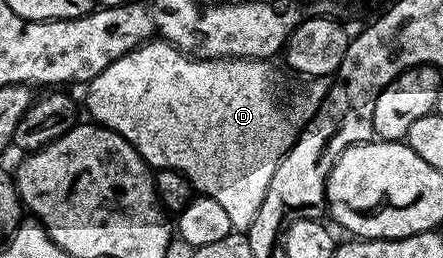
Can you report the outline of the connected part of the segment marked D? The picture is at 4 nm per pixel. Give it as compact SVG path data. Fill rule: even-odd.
M158 38L149 40L145 44L140 44L129 54L117 58L113 66L105 66L97 78L93 78L86 85L87 88L87 108L91 111L90 119L96 124L103 125L104 128L113 130L121 134L139 152L139 156L152 169L158 170L168 168L177 170L186 180L191 183L192 189L198 195L208 196L217 200L218 205L222 205L232 223L234 231L246 233L249 226L253 226L253 218L257 218L257 210L261 210L261 202L265 202L265 190L269 190L269 182L273 179L273 170L281 162L281 158L293 146L293 142L299 136L299 131L317 114L321 102L327 97L329 87L328 81L323 78L315 78L307 84L295 97L291 104L283 101L283 96L279 93L279 84L275 81L275 72L272 65L266 60L246 60L245 58L221 58L220 60L194 60L191 56L186 56L179 48L174 48L166 40Z

